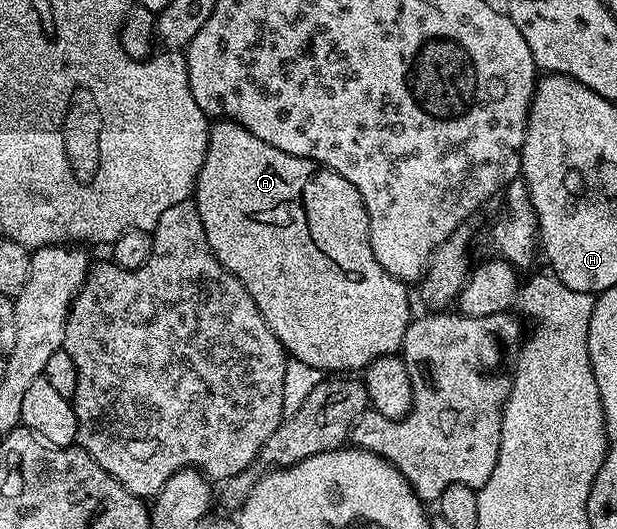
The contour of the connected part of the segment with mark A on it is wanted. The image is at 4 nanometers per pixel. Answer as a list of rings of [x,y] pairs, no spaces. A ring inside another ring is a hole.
[[[216,119],[210,125],[210,130],[205,162],[201,166],[201,174],[197,174],[193,193],[195,209],[197,214],[201,214],[201,226],[205,226],[205,238],[209,242],[211,253],[215,255],[220,266],[229,270],[239,279],[241,286],[249,290],[253,302],[257,302],[257,310],[261,310],[269,330],[277,334],[288,357],[305,362],[305,366],[313,366],[324,374],[355,374],[367,369],[377,358],[396,355],[403,347],[405,330],[413,319],[411,300],[407,297],[409,288],[403,281],[393,278],[393,274],[389,274],[389,270],[385,270],[381,262],[377,262],[371,245],[371,216],[365,210],[365,202],[361,194],[357,194],[357,186],[353,186],[353,182],[341,178],[341,174],[326,168],[316,160],[285,154],[285,150],[277,150],[277,146],[269,146],[269,142],[261,142],[257,134],[249,134],[245,126],[232,120]]]

